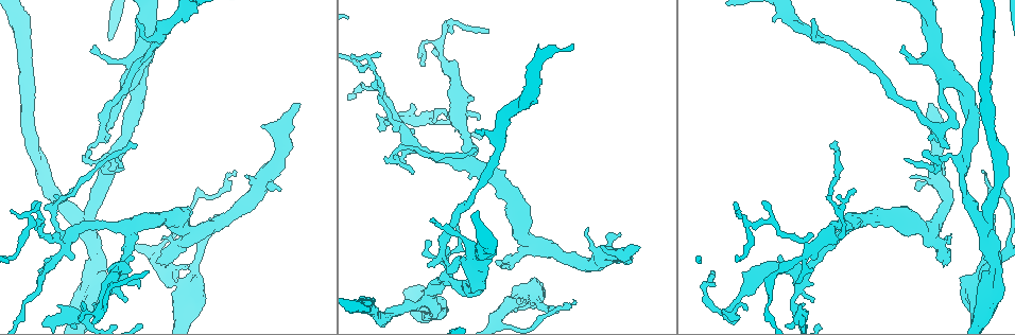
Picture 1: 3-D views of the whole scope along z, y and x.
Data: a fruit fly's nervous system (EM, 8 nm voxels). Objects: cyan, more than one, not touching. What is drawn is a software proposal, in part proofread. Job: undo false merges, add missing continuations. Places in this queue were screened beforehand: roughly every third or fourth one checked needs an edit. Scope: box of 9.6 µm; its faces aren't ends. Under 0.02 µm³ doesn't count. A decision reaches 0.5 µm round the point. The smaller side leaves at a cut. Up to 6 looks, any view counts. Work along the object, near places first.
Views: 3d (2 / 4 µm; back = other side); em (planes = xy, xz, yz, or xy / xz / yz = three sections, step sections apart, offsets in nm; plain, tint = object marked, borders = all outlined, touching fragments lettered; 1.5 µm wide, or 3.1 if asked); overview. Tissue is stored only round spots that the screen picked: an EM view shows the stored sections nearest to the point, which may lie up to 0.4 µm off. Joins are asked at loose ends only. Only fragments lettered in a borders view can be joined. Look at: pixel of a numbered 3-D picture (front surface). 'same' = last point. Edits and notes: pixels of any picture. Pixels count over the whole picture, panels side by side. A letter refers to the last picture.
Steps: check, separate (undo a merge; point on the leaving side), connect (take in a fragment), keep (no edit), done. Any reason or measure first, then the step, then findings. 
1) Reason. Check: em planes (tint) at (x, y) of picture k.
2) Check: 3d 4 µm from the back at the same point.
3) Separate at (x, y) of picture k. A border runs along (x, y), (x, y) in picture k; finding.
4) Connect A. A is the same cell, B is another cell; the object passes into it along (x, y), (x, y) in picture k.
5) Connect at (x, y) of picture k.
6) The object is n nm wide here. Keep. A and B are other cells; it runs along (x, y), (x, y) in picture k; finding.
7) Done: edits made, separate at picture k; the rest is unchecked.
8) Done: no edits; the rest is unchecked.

An open end. Check: em planes (borders) at (928, 103) of picture 1.

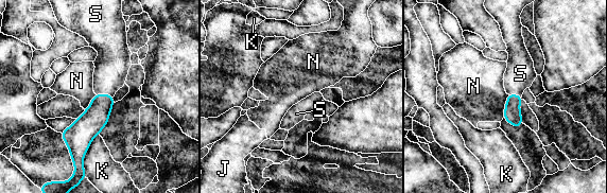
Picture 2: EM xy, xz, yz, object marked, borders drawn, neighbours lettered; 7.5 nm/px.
Connect S. S is the same cell, J, K and N are other cells; the object passes into it along (96, 117), (104, 93), (113, 63) in picture 2; it goes on there.

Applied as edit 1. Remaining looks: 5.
See it whole again. Check: overview.

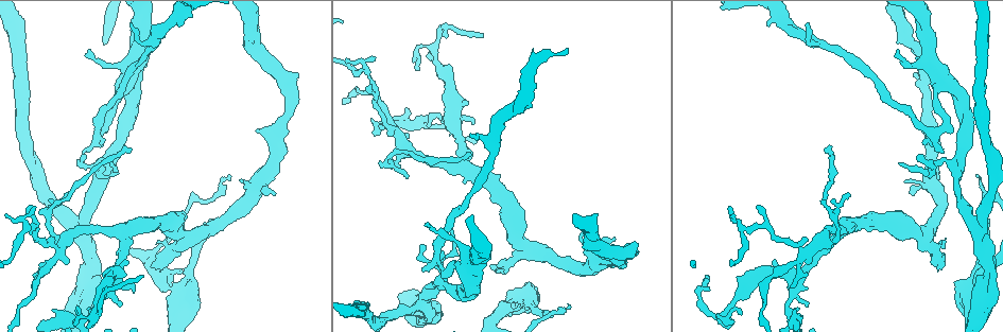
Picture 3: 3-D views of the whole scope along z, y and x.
Tapers out. Check: 3d 4 µm at (741, 312) of picture 3.

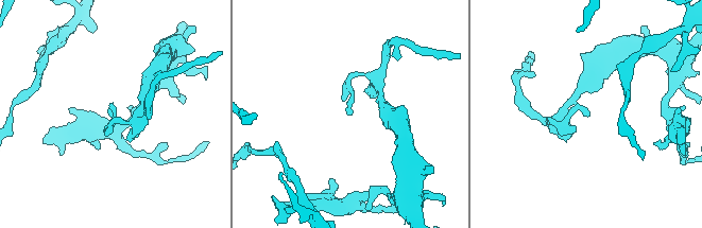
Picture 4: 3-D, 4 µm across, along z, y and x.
Check: em planes (tint) at (109, 115) of picture 4.

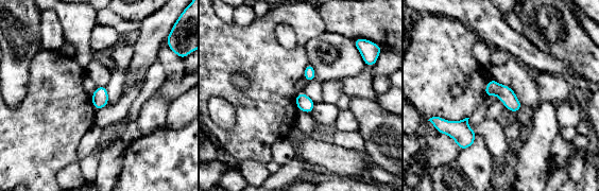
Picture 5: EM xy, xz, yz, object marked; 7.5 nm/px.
What lies round it. Check: em planes (borders) at the same point.

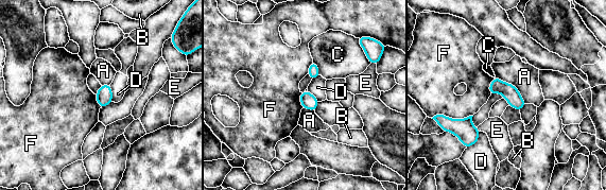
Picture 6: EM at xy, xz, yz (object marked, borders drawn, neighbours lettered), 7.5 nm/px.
The longest contact is with A, 320 nm. Keep. A, B, C, D, E and F are other cells; a border runs along (443, 114), (451, 118), (472, 116) in picture 6; none of them fits.

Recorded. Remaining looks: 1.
Done: edits made, connect at picture 2; the rest is unchecked.

